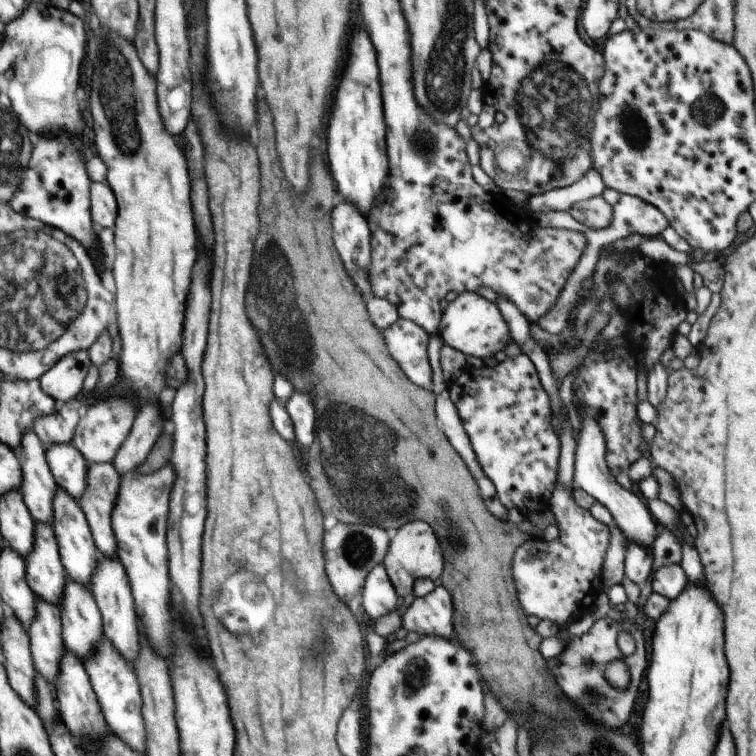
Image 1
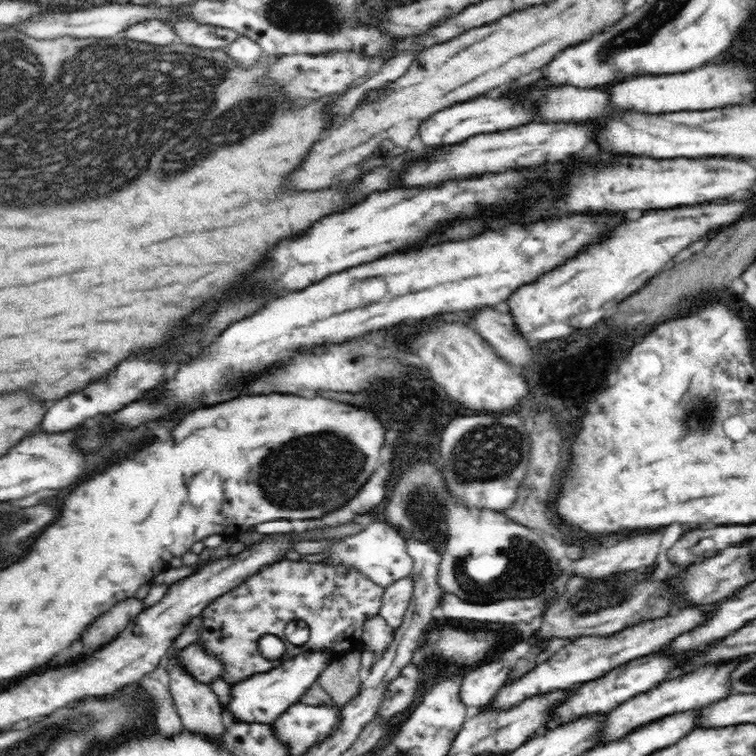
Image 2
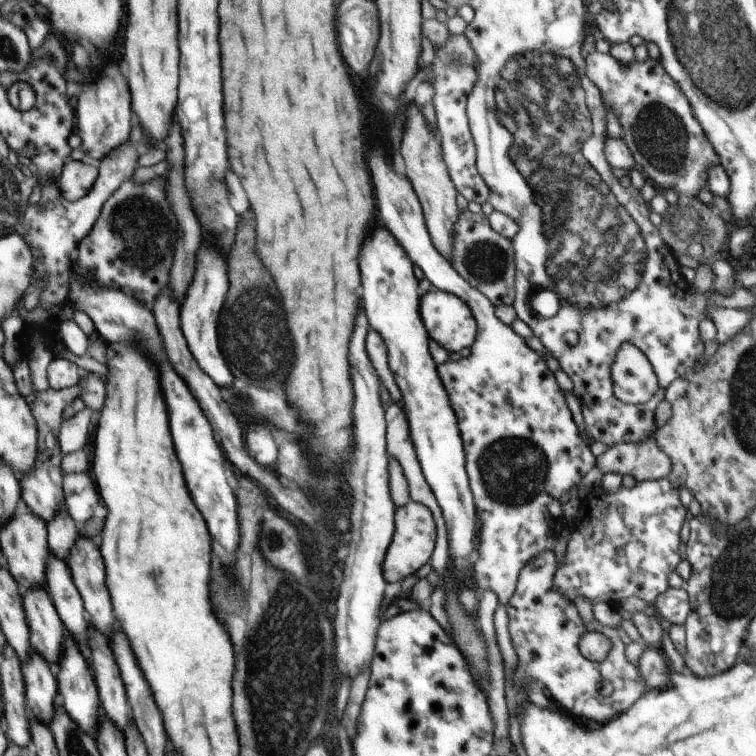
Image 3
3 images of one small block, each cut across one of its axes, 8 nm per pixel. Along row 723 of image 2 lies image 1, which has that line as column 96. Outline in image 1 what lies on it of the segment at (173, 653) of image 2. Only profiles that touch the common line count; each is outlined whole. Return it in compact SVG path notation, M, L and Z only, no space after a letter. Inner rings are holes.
M95 180L92 186L92 210L99 229L114 228L118 220L118 200L112 185L107 181Z

